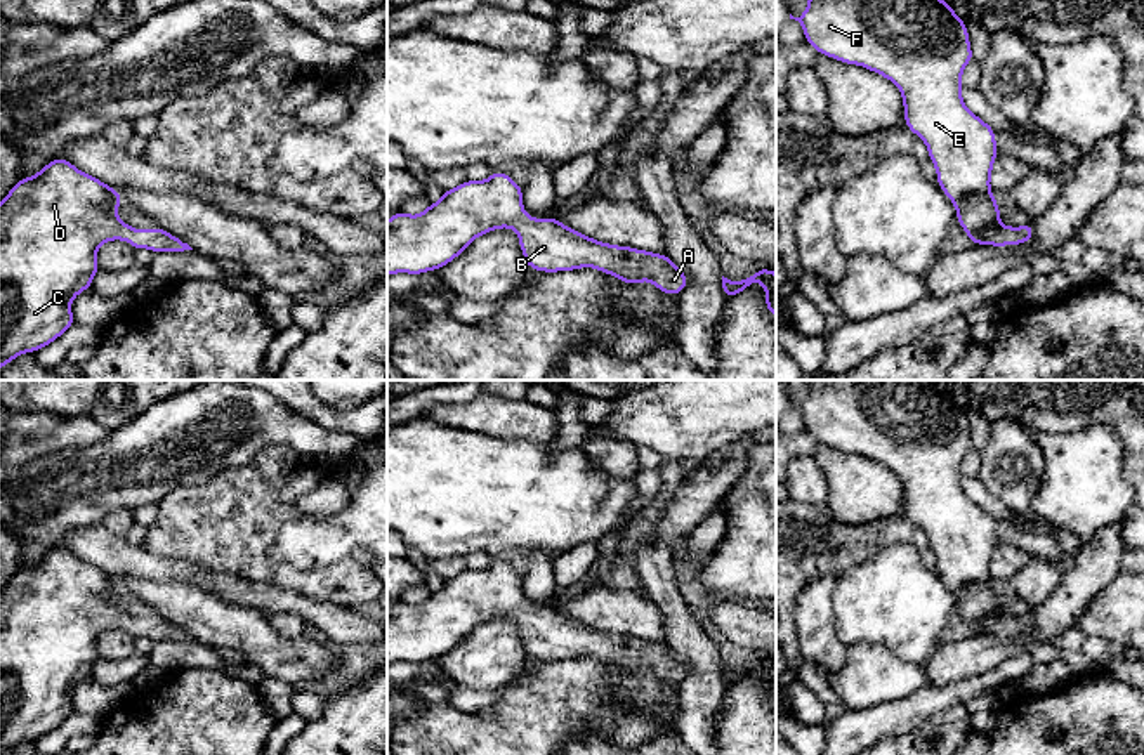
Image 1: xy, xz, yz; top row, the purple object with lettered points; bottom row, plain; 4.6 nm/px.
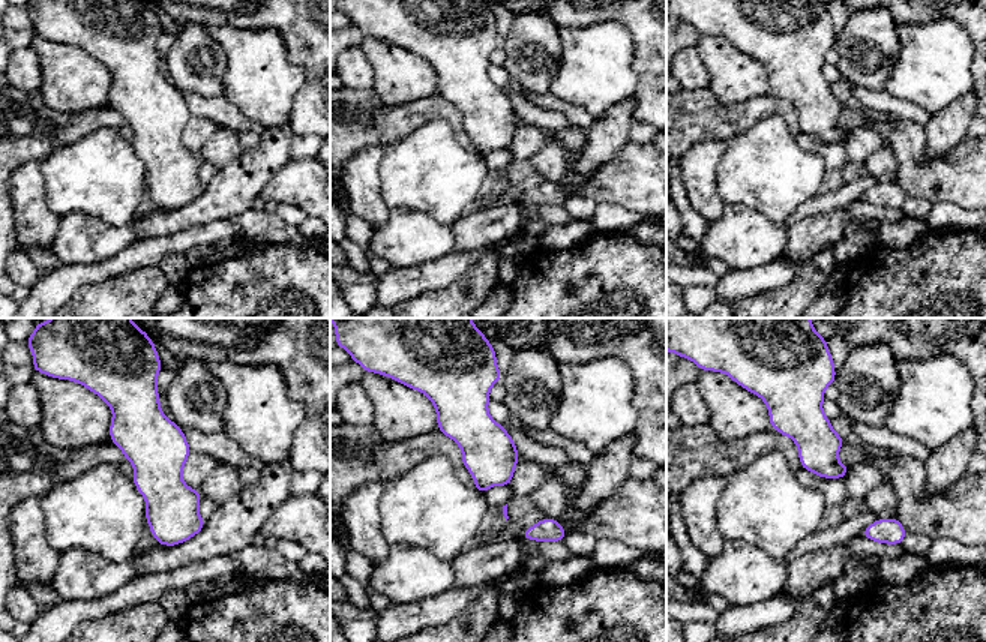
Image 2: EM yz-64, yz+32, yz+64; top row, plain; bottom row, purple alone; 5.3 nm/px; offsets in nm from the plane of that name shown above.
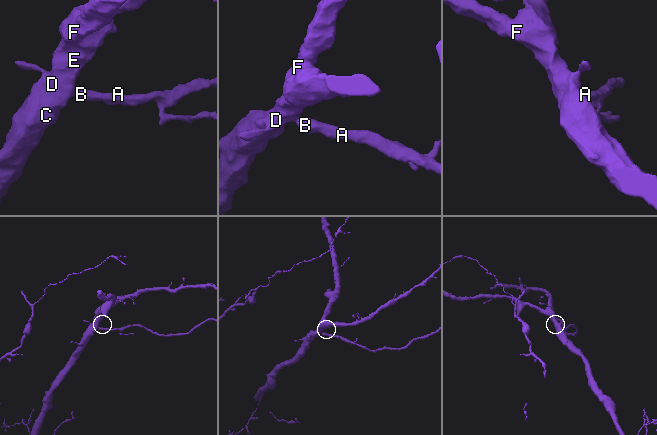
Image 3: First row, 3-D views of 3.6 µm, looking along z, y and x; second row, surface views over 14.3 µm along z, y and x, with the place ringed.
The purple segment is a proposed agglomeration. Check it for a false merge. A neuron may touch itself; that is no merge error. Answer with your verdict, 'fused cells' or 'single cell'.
single cell

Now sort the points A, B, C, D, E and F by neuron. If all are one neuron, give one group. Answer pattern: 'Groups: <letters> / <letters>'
Groups: A B C D E F

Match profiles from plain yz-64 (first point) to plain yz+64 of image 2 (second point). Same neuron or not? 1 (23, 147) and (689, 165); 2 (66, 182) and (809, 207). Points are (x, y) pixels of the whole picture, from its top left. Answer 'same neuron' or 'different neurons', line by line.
1: different neurons
2: different neurons

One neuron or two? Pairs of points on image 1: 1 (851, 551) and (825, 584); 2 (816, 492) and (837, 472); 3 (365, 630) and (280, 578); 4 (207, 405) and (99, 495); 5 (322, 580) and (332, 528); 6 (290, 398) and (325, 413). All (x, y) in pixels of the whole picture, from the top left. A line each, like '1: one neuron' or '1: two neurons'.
1: two neurons
2: two neurons
3: two neurons
4: one neuron
5: two neurons
6: one neuron

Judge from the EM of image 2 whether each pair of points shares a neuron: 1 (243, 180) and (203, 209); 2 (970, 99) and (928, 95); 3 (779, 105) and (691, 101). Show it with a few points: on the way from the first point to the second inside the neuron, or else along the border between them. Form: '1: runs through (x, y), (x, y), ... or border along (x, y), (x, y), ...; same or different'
1: runs through (233, 189), (213, 203); same
2: border along (970, 90), (932, 114); different
3: runs through (757, 108), (748, 113), (713, 113); same

